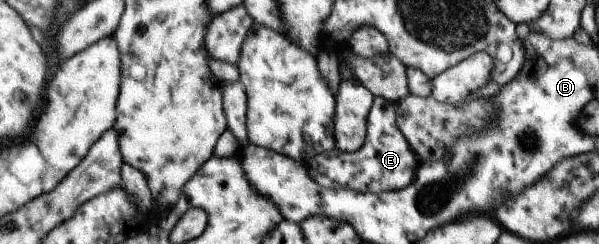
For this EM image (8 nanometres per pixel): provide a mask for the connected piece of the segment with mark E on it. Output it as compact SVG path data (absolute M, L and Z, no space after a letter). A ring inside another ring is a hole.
M373 96L367 114L366 138L360 150L340 152L336 147L320 152L304 162L306 174L322 188L350 189L358 192L388 192L402 190L412 182L419 160L409 148L395 121L397 104Z

